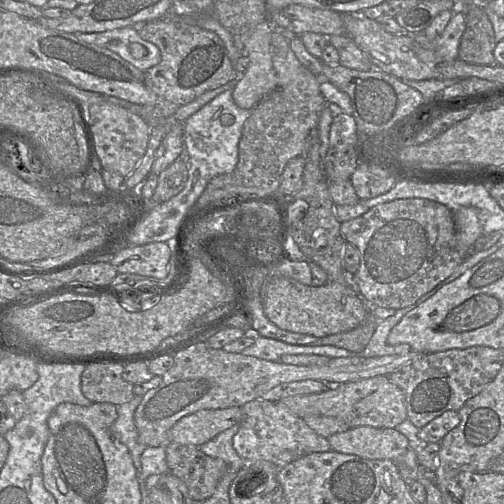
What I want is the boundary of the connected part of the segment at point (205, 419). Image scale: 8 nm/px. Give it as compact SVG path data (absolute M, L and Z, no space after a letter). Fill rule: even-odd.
M241 407L202 409L179 419L169 430L169 441L200 446L243 418Z

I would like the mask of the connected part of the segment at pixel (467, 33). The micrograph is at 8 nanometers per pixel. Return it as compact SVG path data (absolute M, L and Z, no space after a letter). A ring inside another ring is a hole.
M468 6L465 14L465 30L458 48L458 59L471 64L497 65L494 57L496 47L493 26L485 10Z

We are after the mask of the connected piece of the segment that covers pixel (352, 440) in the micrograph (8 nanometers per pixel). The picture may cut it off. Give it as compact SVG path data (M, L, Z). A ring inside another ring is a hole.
M359 426L329 436L330 449L369 460L397 460L410 448L408 439L395 428Z

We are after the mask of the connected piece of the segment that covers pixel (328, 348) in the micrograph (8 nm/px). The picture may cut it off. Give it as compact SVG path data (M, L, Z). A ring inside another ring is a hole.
M259 336L254 343L245 348L243 355L278 362L285 354L313 354L329 358L347 357L351 353L332 345L294 345L276 339Z

